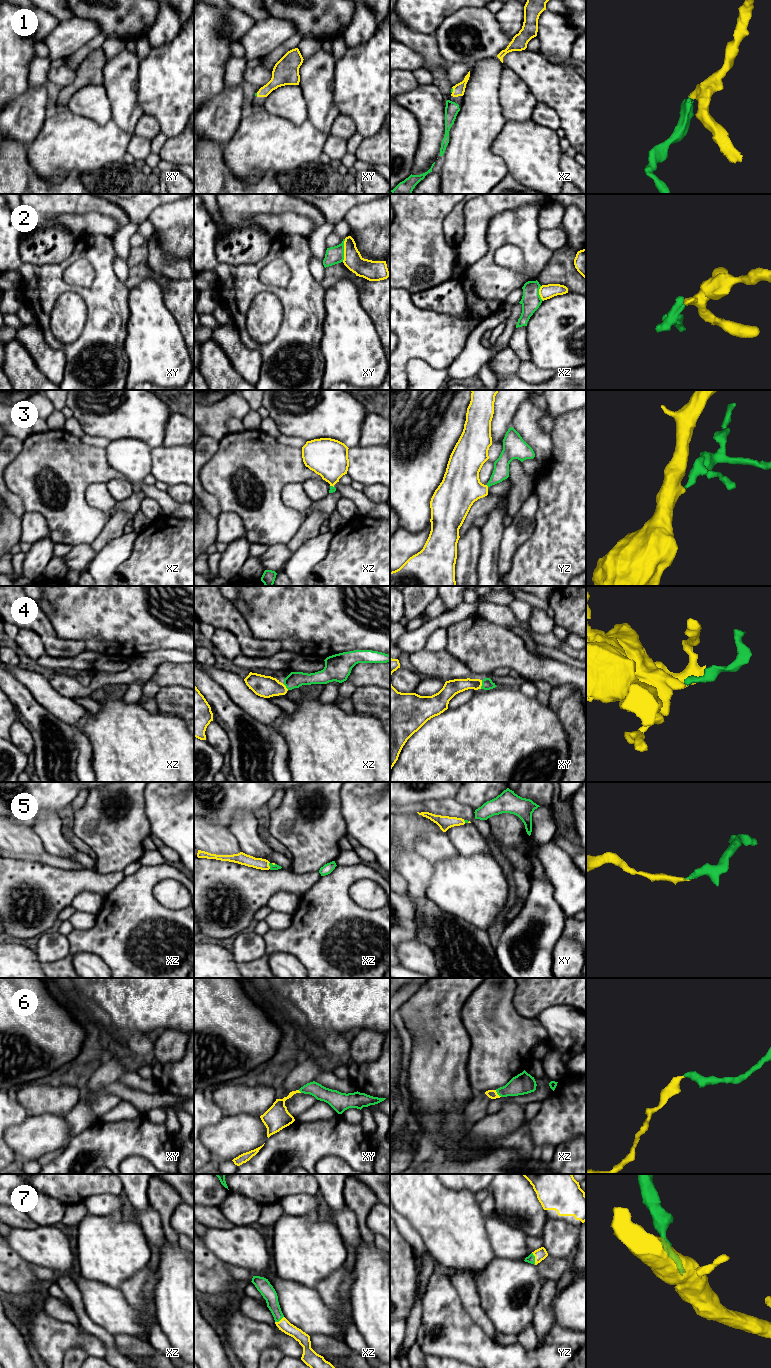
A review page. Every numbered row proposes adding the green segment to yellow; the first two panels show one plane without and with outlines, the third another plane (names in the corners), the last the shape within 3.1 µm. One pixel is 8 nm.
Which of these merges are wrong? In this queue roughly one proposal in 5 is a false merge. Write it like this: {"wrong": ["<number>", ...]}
{"wrong": ["2"]}

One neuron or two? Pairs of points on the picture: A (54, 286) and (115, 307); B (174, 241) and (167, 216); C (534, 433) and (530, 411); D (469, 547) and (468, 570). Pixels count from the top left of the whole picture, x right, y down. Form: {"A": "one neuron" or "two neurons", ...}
{"A": "one neuron", "B": "one neuron", "C": "one neuron", "D": "one neuron"}

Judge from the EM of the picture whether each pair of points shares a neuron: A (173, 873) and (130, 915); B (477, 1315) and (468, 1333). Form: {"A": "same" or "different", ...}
{"A": "same", "B": "different"}

